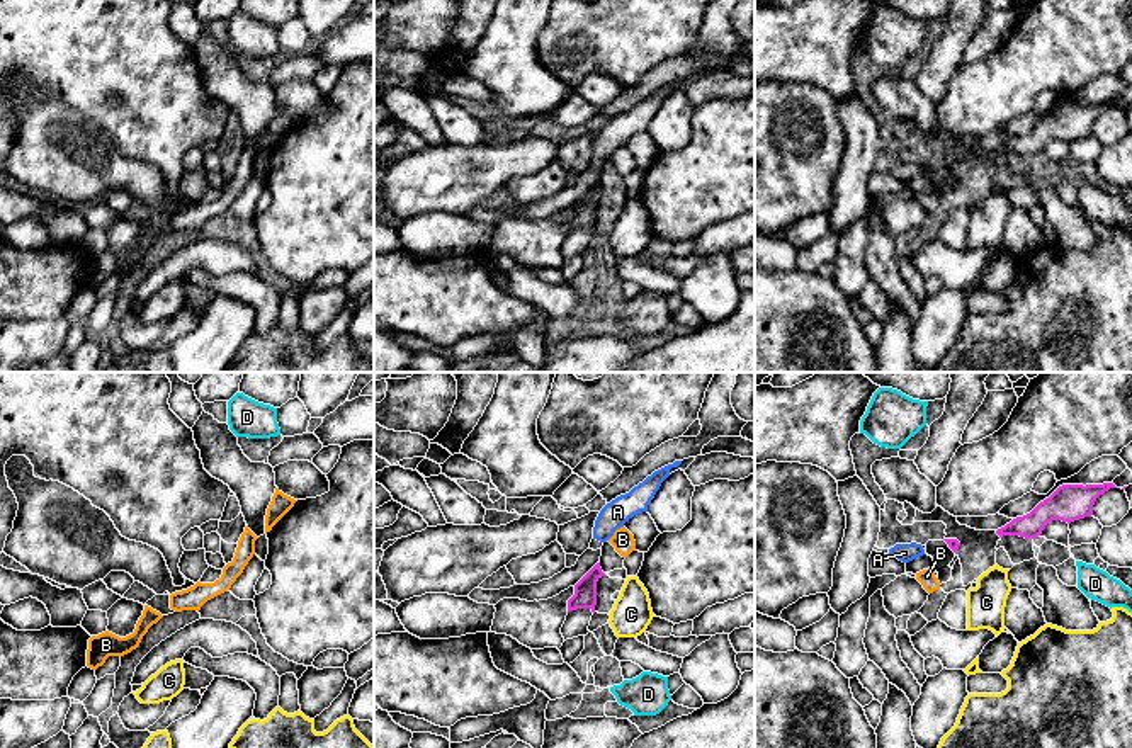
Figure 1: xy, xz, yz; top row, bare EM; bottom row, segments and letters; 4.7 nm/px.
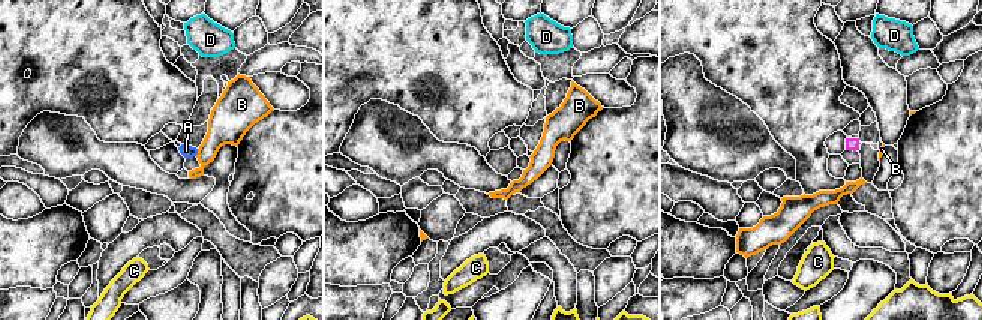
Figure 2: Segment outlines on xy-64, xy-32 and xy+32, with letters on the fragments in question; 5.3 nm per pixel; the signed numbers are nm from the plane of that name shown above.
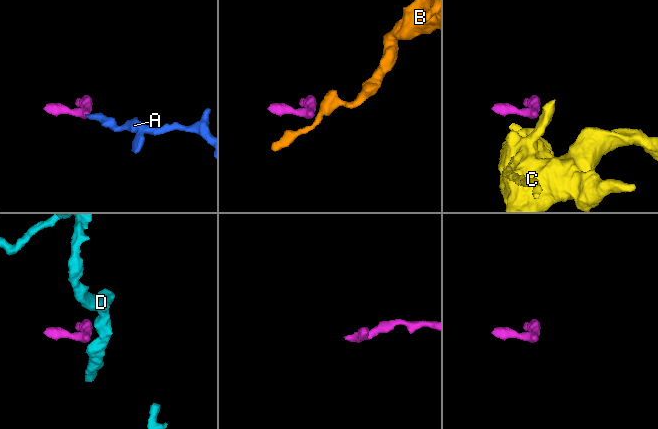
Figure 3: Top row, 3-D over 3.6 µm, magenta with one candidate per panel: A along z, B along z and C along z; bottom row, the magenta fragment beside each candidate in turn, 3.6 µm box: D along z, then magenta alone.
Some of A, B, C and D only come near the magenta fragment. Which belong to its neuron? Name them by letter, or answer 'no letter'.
A

